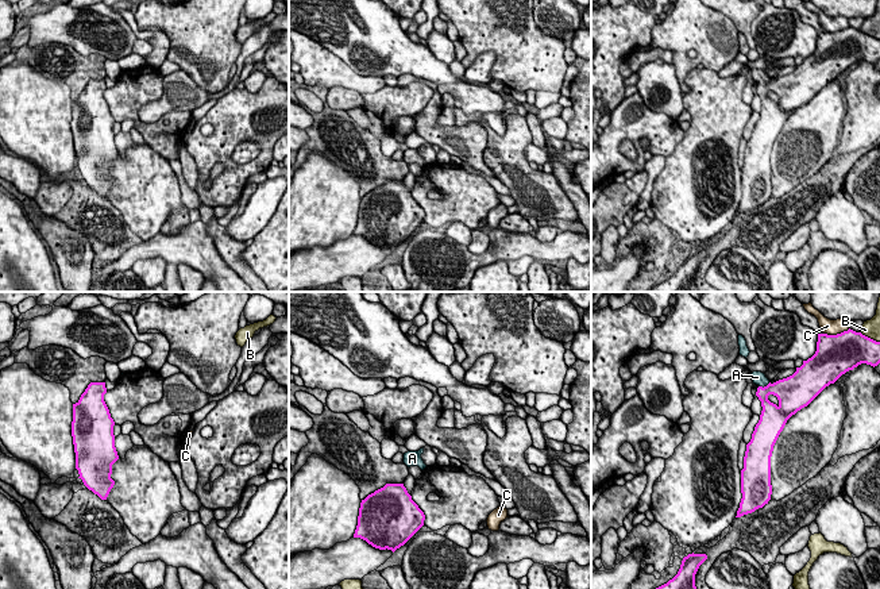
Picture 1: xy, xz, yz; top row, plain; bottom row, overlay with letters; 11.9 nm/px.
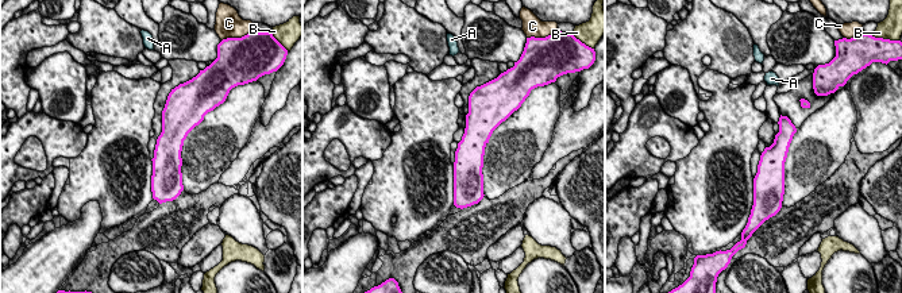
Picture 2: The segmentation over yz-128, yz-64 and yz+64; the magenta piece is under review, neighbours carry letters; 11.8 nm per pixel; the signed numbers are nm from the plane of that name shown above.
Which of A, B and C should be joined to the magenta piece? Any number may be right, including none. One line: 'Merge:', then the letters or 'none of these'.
Merge: A

